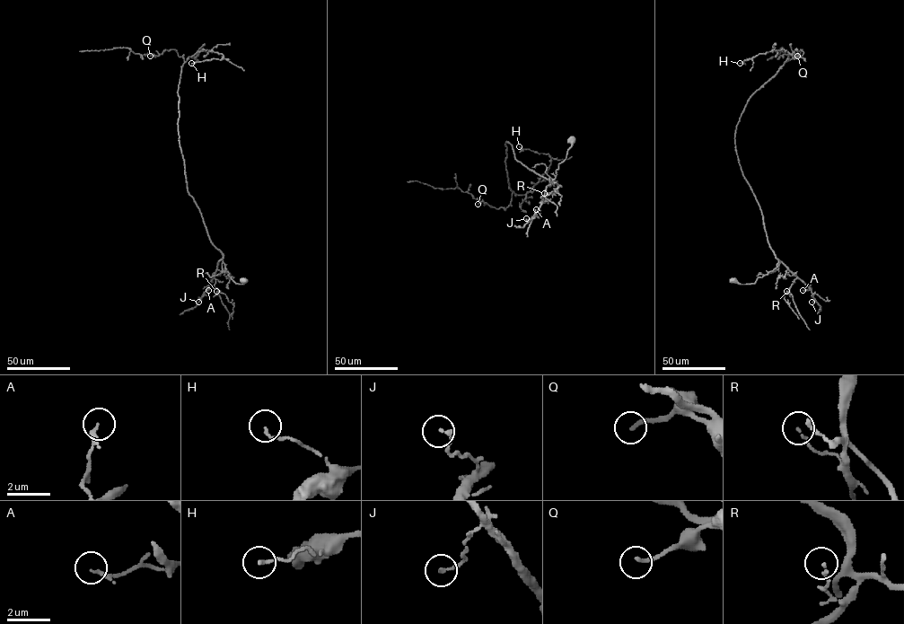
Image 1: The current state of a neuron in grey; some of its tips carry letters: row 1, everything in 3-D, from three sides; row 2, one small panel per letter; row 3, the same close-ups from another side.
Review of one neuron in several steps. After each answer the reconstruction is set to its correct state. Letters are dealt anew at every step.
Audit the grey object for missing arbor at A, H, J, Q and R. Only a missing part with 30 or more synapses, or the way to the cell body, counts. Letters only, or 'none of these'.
Q

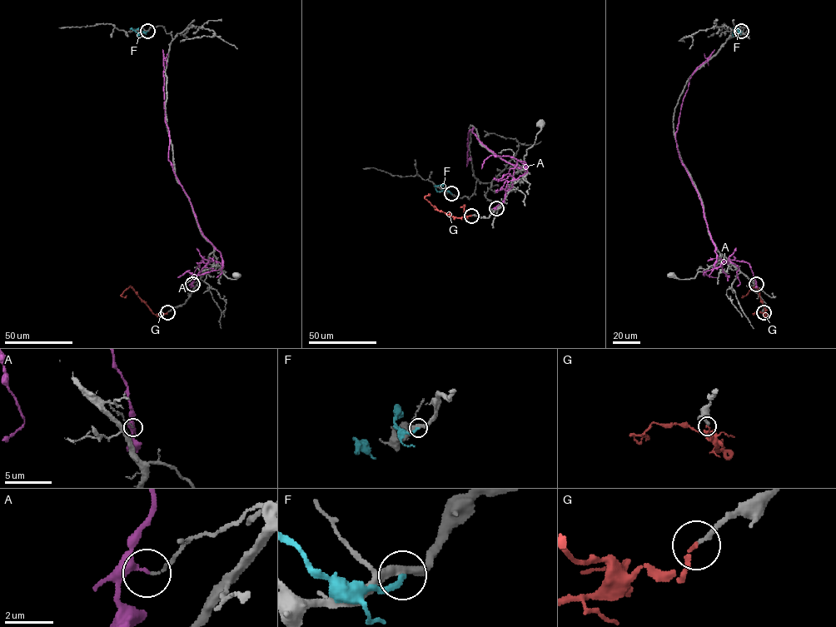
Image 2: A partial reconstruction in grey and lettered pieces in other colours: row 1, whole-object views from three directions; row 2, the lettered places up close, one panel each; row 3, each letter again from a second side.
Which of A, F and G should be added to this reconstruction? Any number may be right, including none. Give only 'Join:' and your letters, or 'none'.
Join: G

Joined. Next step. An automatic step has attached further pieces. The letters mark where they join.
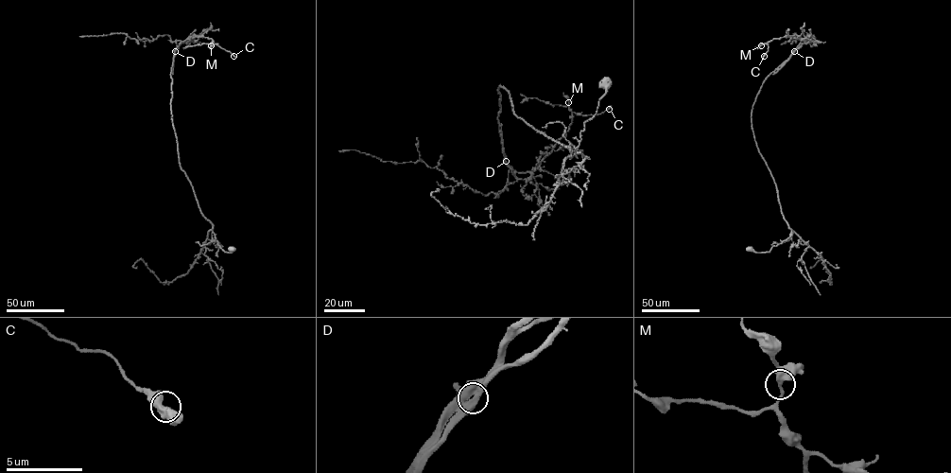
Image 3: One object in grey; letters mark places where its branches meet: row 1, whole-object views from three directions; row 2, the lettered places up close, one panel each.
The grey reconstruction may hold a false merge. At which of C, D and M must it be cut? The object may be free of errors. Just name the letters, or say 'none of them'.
D

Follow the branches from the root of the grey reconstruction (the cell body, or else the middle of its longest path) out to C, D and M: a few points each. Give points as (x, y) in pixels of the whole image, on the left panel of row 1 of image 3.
C: (232, 249), (225, 252), (217, 244), (180, 166), (170, 73), (174, 50), (194, 35), (211, 39), (233, 56)
D: (232, 249), (225, 252), (217, 244), (213, 225), (201, 213), (180, 166), (170, 105), (175, 51)
M: (232, 249), (220, 247), (200, 211), (180, 166), (172, 120), (174, 50), (194, 35), (211, 39), (211, 44)

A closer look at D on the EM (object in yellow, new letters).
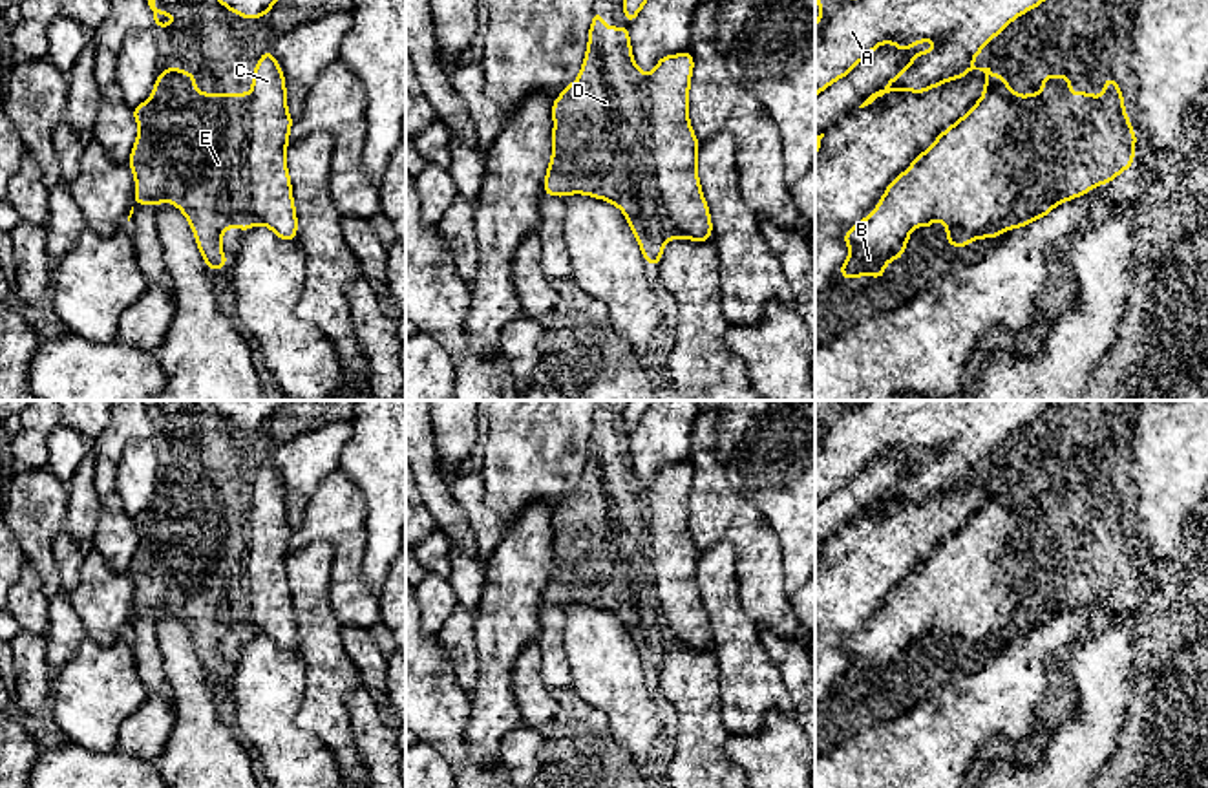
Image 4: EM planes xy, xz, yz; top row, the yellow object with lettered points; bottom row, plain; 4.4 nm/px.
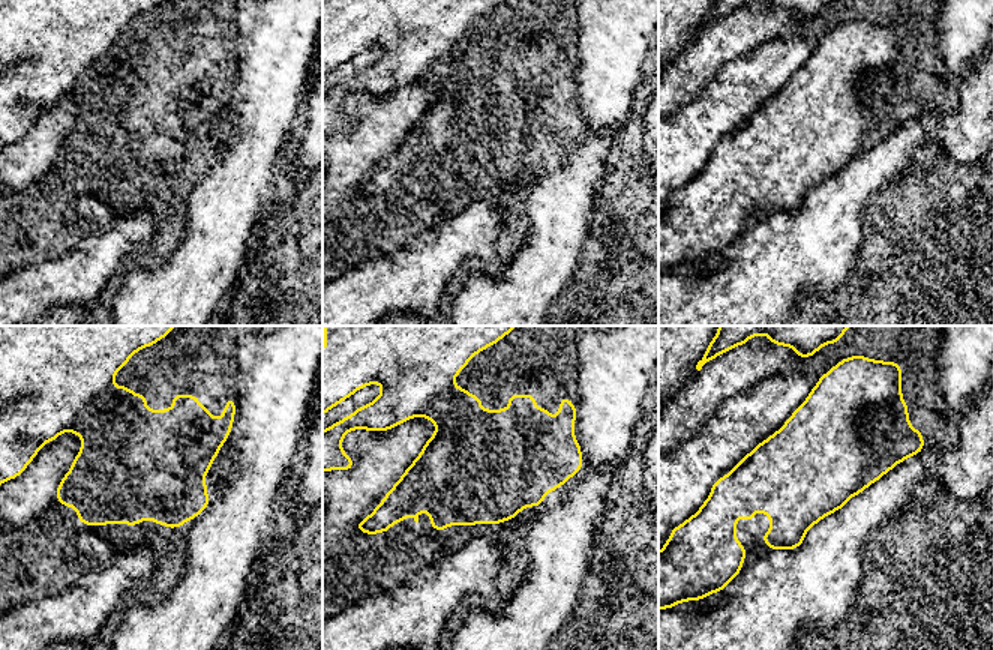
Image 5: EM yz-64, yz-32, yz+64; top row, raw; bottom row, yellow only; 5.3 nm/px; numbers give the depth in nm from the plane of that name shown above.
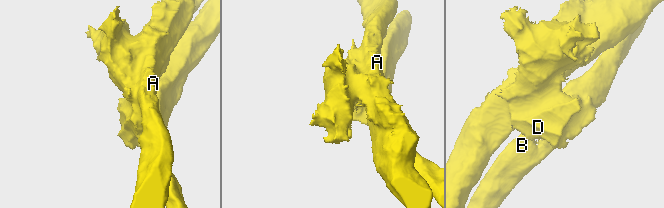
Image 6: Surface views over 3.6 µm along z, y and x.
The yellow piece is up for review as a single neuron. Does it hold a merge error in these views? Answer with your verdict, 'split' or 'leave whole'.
split

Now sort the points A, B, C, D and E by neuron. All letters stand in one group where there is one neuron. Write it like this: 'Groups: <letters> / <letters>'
Groups: A D E / B C

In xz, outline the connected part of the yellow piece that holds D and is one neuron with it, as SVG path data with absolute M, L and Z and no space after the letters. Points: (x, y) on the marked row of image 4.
M594 11L579 77L554 101L552 117L554 148L545 194L585 194L616 205L643 258L651 267L658 265L665 243L674 238L674 223L667 216L667 205L660 201L660 183L652 179L649 77L632 60L629 27L610 27L601 22L601 11Z

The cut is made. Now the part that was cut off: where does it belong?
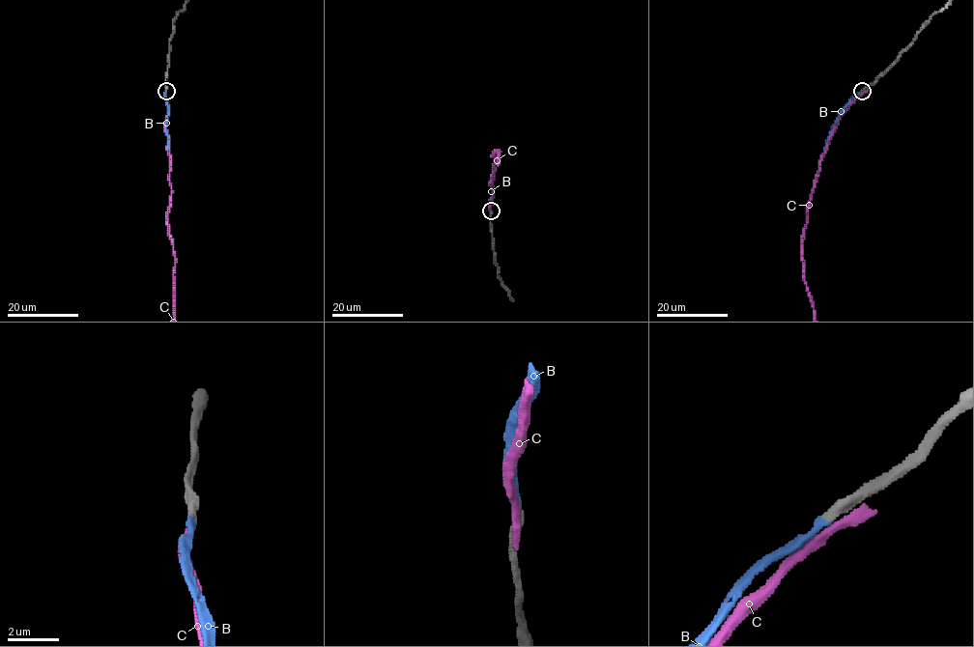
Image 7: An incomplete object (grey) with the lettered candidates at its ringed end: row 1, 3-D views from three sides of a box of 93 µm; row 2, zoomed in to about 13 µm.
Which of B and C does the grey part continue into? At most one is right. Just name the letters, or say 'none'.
B

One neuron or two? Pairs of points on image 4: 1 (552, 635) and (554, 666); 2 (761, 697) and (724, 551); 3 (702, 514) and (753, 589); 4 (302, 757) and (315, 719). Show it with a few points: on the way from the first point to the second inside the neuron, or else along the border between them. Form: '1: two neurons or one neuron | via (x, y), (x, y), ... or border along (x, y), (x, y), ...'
1: one neuron | via (552, 642), (554, 659)
2: one neuron | via (742, 660), (722, 606), (722, 587)
3: one neuron | via (730, 514), (735, 512), (750, 534), (753, 562)
4: two neurons | border along (304, 692), (295, 721), (339, 763)

